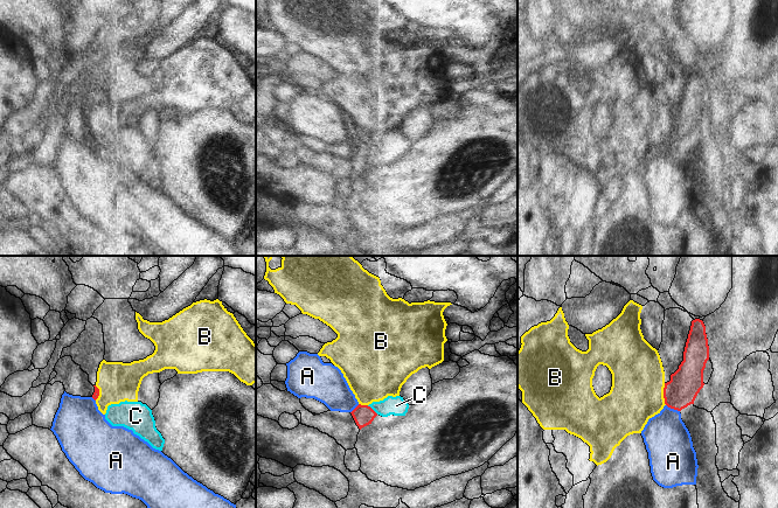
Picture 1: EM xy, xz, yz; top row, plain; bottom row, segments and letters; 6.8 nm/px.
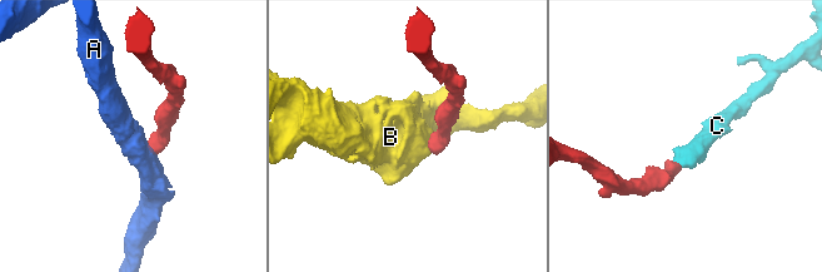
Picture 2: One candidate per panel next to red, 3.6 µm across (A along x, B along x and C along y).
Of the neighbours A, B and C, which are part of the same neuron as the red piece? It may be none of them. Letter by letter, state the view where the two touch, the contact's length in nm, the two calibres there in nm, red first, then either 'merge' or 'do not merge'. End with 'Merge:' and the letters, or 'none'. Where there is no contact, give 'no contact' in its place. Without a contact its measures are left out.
A: meets red in yz; contact 110 nm long; 220 nm thick on the red side, 320 nm on the other; do not merge
B: meets red in yz; contact 150 nm long; 220 nm thick on the red side, 360 nm on the other; do not merge
C: meets red in xz; contact 100 nm long; 140 nm thick on the red side, 130 nm on the other; merge
Merge: C

